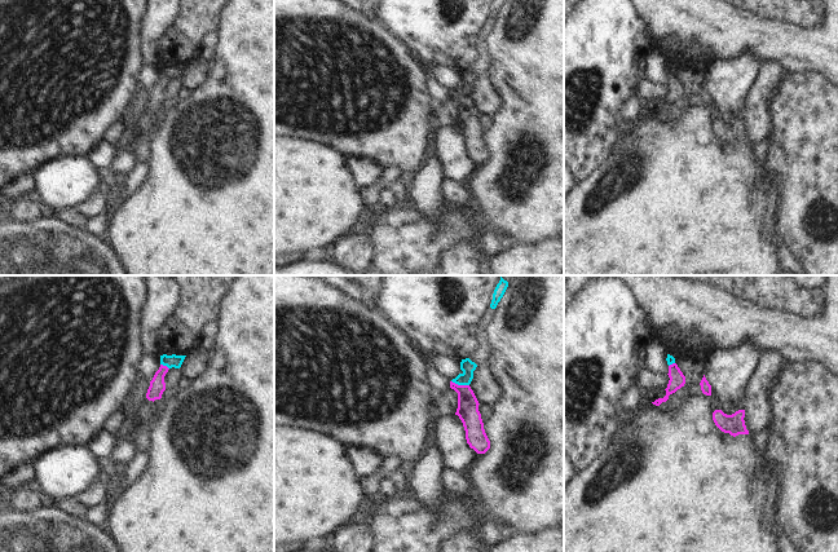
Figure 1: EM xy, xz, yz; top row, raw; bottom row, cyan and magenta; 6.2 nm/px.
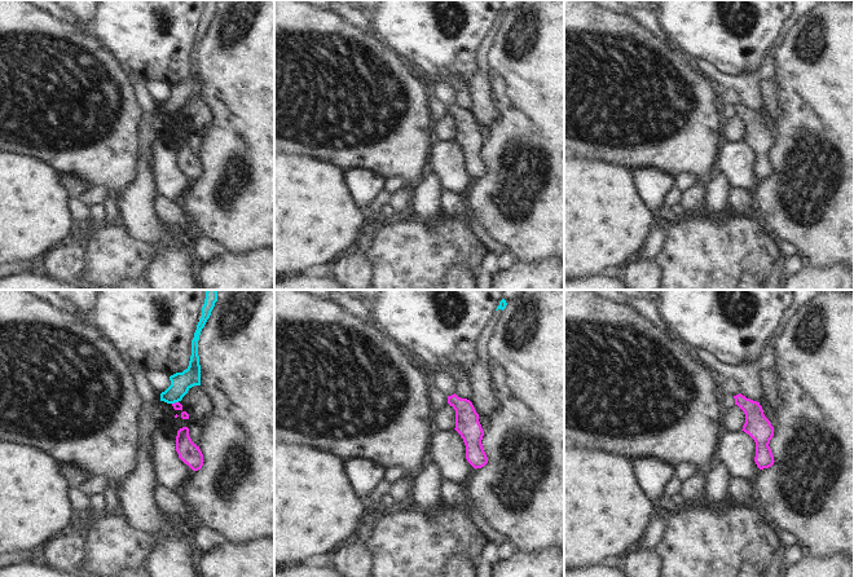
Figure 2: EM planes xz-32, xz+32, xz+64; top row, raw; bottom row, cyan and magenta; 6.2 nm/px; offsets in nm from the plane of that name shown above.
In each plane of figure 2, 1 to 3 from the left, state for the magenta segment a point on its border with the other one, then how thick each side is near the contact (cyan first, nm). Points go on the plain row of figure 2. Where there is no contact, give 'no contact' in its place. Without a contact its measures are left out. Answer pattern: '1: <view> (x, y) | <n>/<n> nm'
1: xz-32 (175, 111) | 130/50 nm
2: no contact
3: no contact

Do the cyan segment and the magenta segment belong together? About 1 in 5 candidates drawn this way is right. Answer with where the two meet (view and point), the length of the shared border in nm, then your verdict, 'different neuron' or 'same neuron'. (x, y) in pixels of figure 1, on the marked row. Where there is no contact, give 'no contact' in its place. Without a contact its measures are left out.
xz (461, 384) | 120 nm | different neuron

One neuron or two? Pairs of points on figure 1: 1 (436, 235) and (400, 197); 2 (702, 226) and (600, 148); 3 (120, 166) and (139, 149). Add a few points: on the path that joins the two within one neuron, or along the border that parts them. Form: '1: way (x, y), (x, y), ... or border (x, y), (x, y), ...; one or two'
1: border (408, 203), (396, 207); two
2: border (623, 136), (613, 153), (589, 177); two
3: border (132, 151), (137, 159); two

